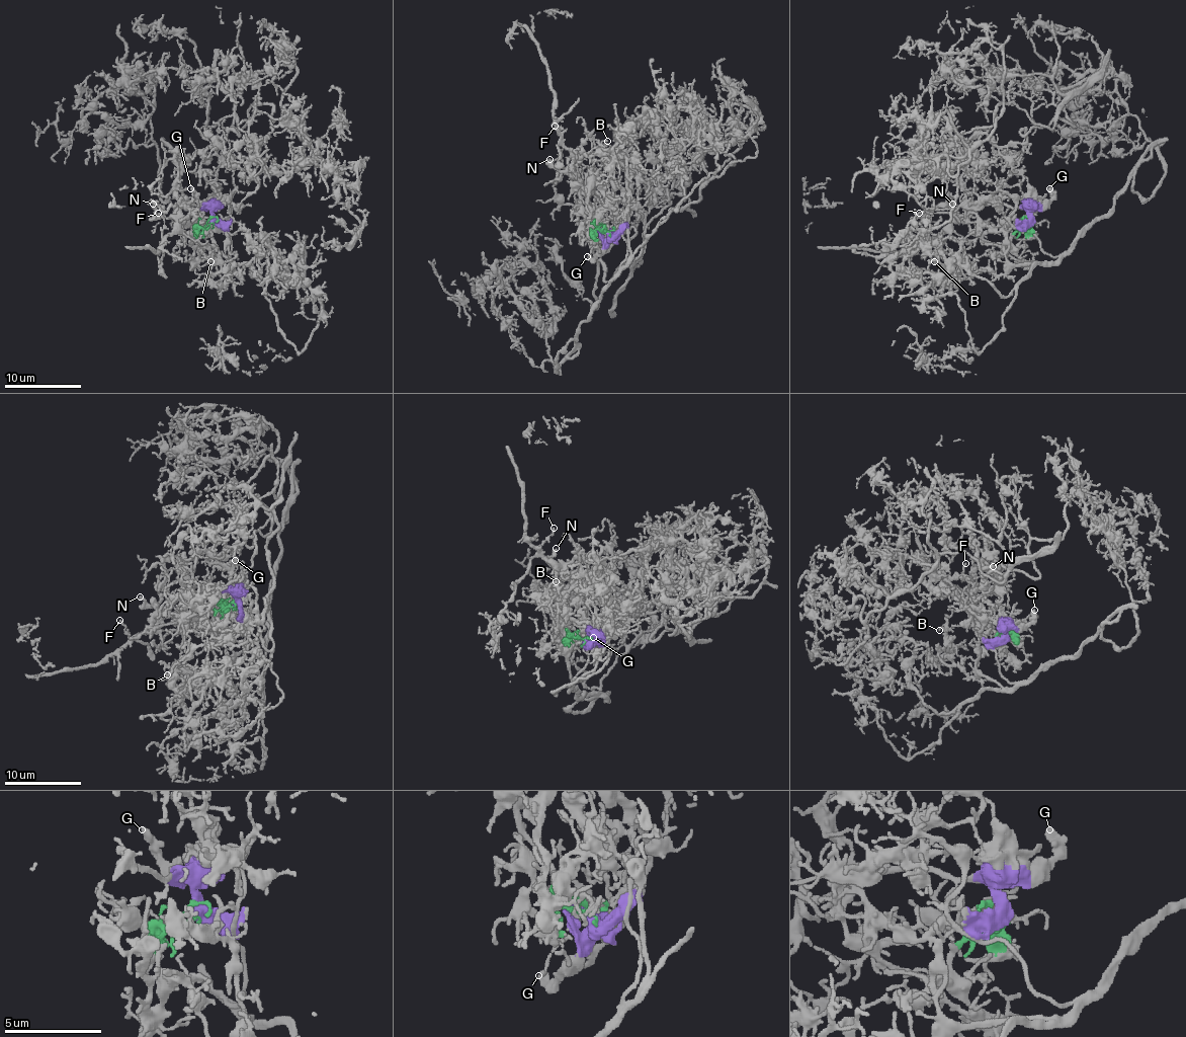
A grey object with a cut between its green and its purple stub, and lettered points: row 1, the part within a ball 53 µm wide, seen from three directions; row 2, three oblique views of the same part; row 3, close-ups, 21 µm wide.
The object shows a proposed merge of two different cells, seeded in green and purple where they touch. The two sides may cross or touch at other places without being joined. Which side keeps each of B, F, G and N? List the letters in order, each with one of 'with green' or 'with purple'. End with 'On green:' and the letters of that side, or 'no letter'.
B: with green
F: with purple
G: with purple
N: with purple
On green: B

